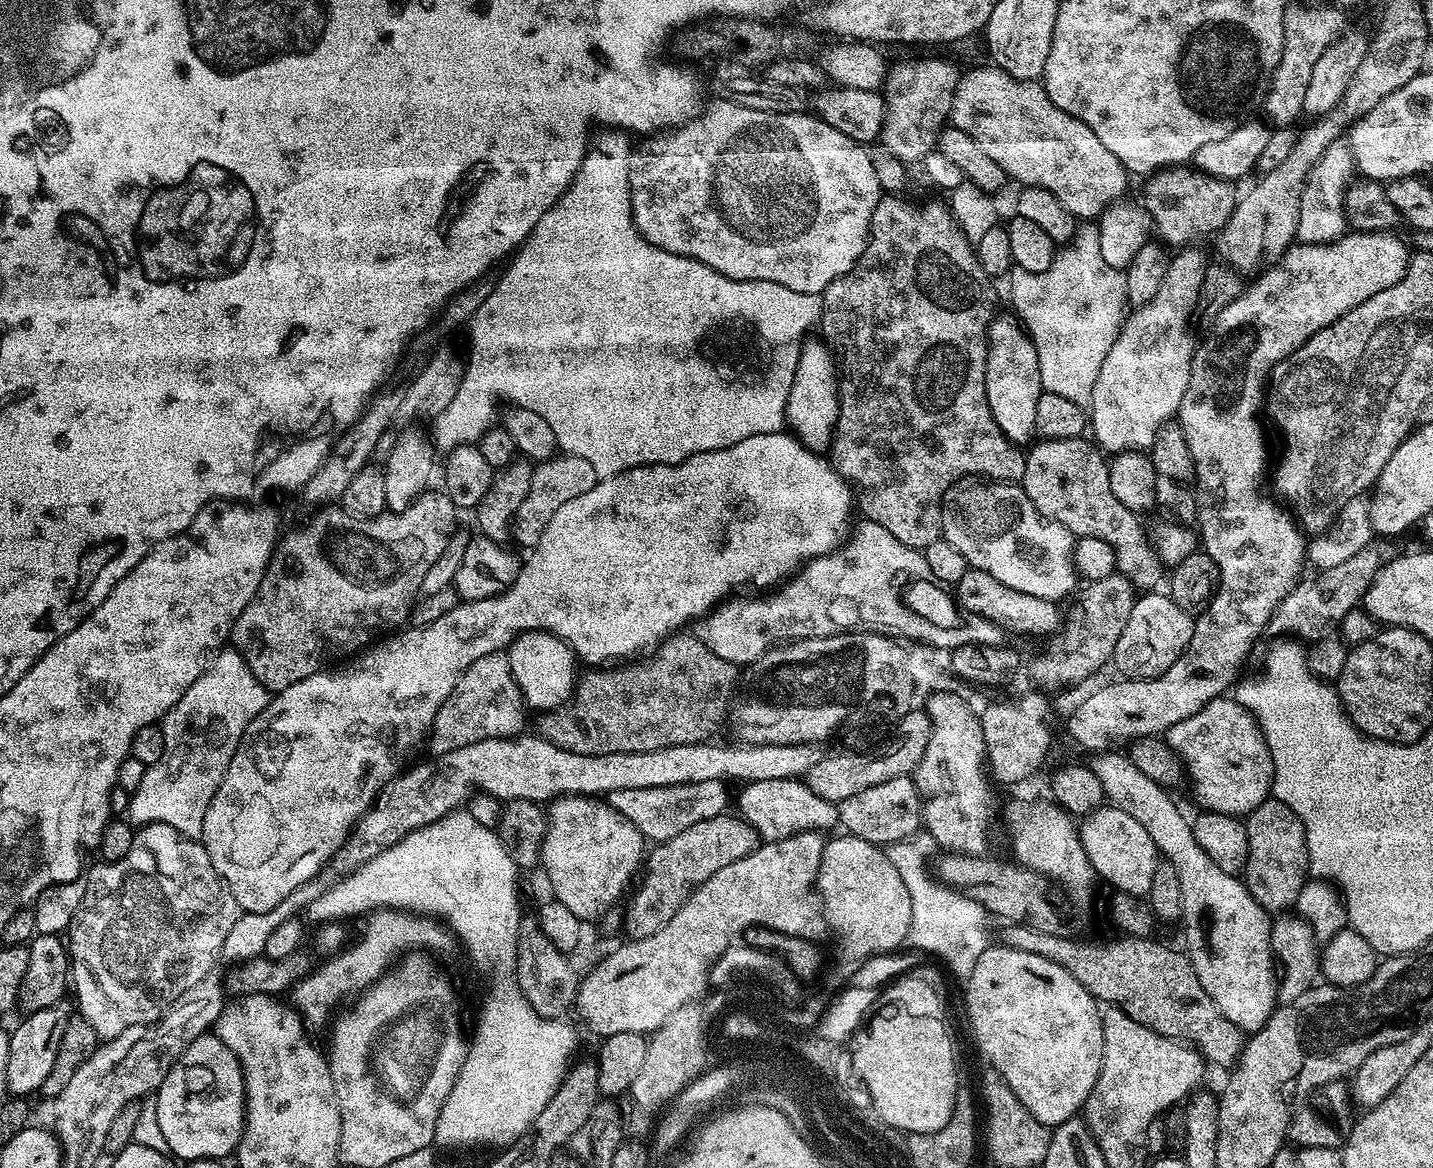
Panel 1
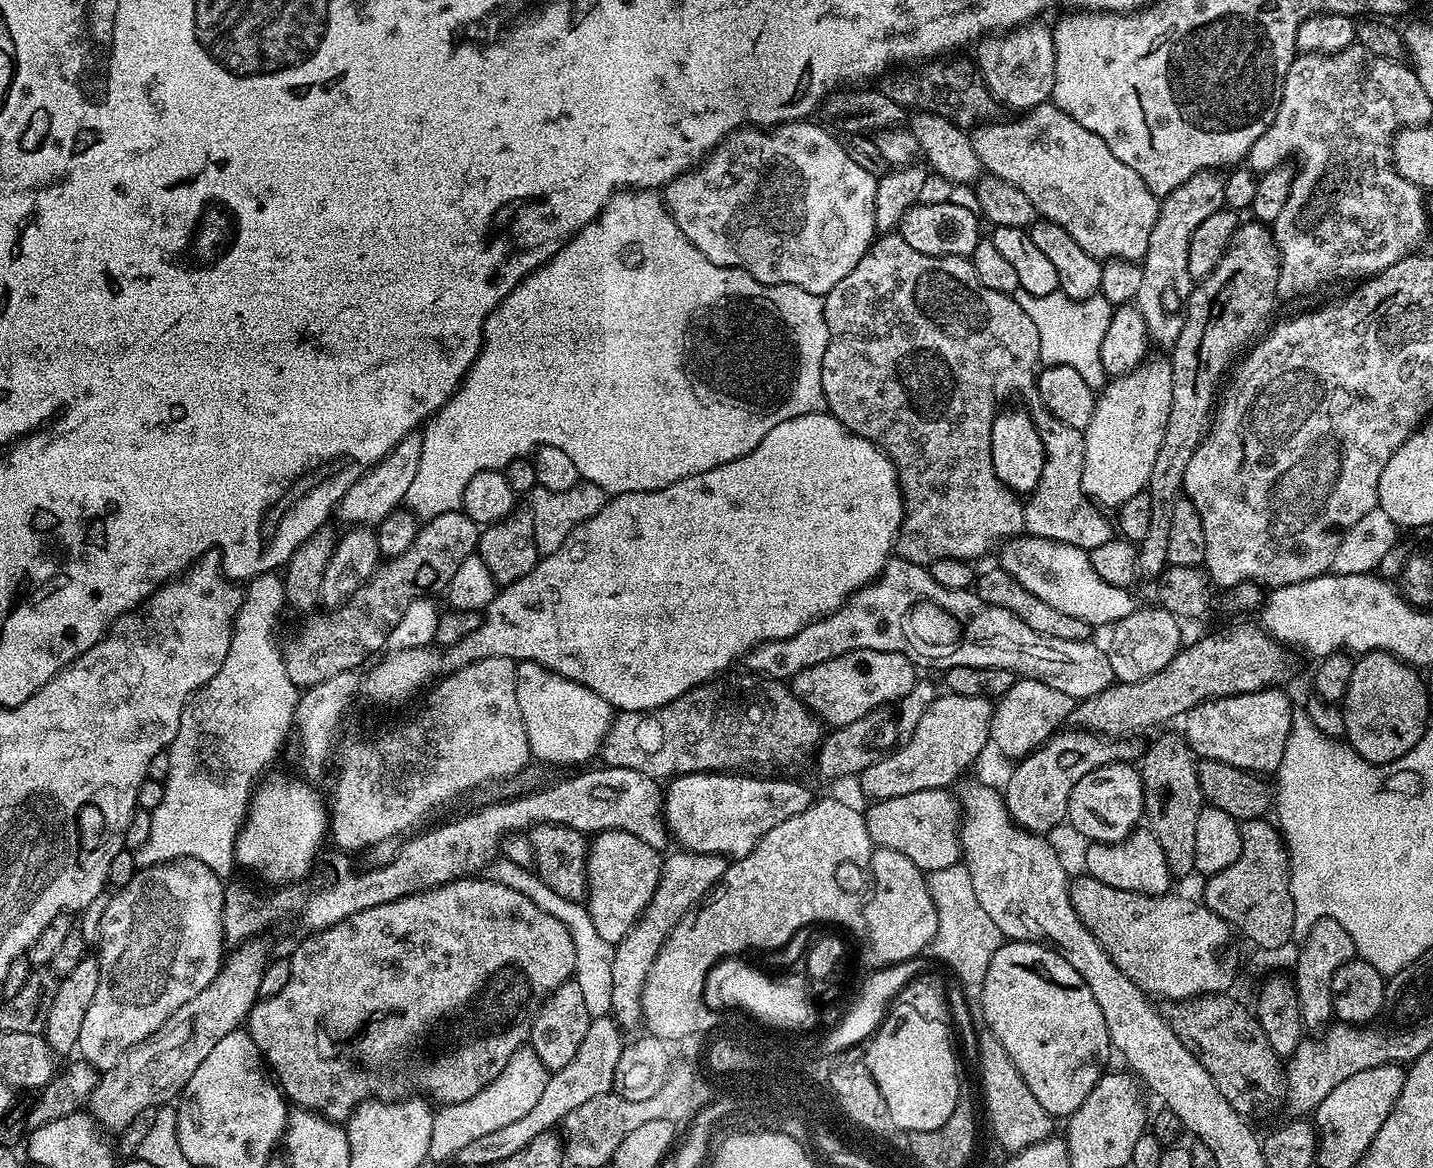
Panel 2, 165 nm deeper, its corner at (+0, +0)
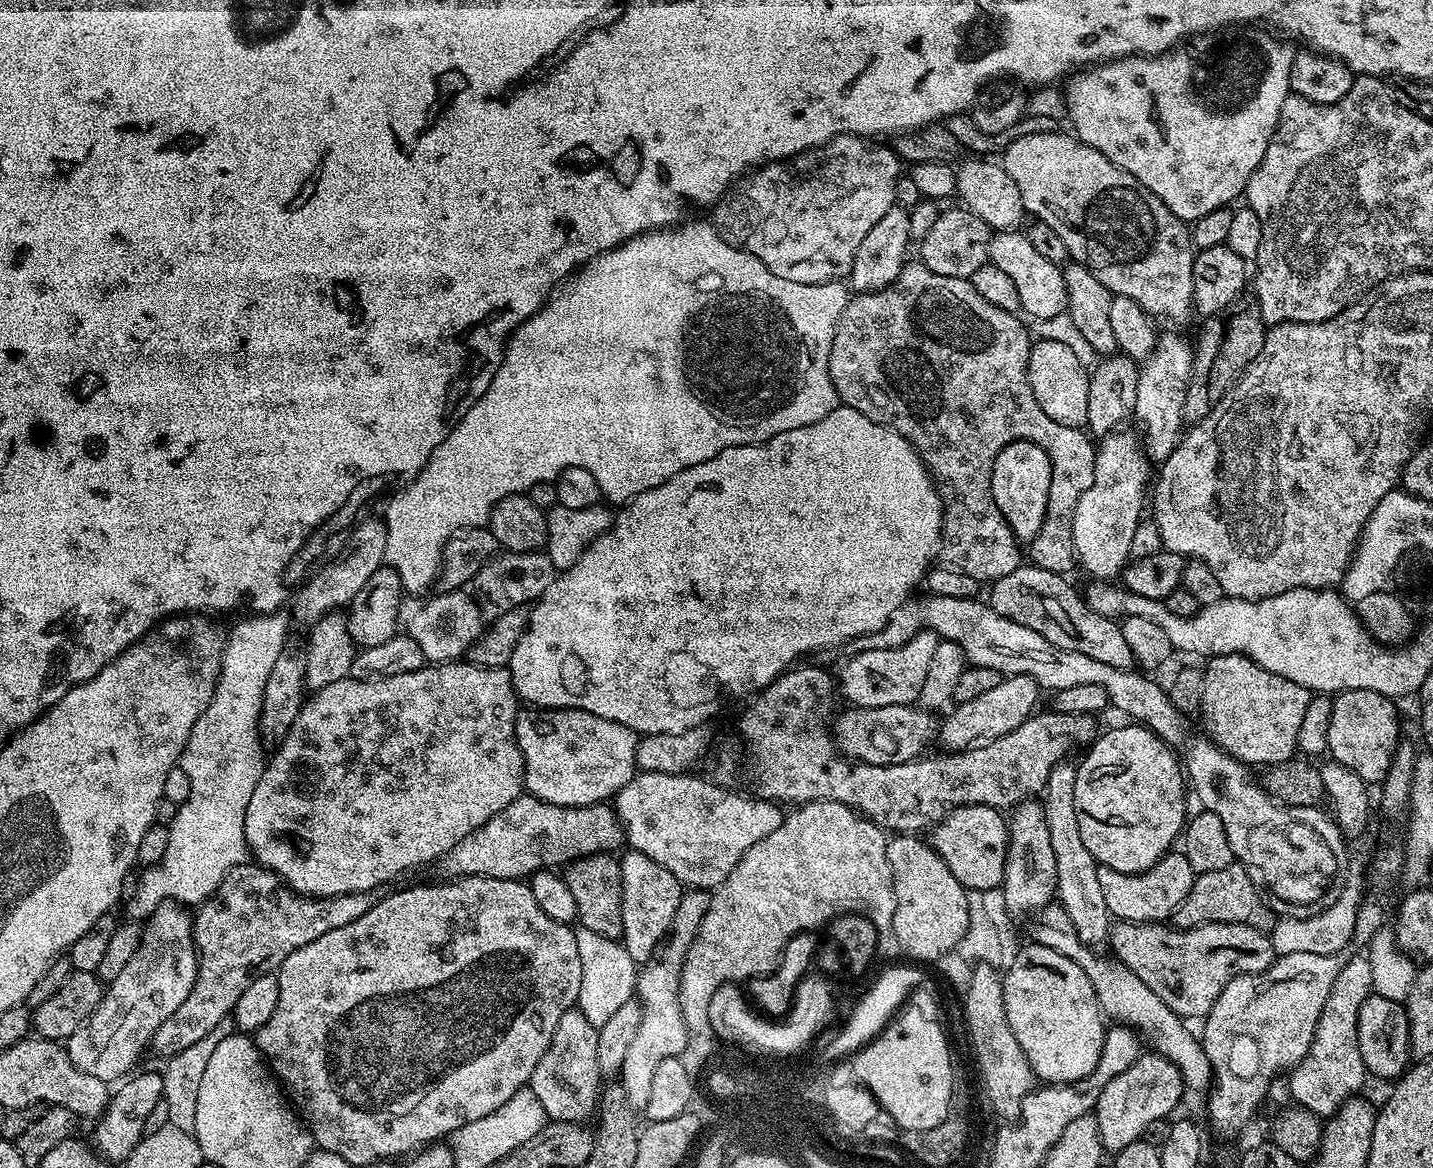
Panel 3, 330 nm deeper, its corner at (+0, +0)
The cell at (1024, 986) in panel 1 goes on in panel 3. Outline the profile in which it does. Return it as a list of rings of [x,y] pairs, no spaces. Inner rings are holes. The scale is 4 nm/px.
[[[1035,942],[1028,945],[1012,960],[1012,965],[1002,976],[1004,982],[1004,1005],[1006,1022],[1018,1038],[1018,1046],[1026,1054],[1032,1067],[1033,1077],[1050,1084],[1072,1084],[1076,1080],[1085,1080],[1096,1071],[1100,1055],[1104,1049],[1106,1017],[1100,1011],[1100,1003],[1090,986],[1090,978],[1070,958],[1058,954],[1056,948],[1047,948]]]

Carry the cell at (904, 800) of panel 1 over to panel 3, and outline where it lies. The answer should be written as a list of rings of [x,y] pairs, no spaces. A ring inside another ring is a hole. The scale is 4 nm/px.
[[[964,804],[954,808],[930,832],[932,848],[950,866],[950,874],[963,888],[987,894],[1004,883],[1004,867],[1008,853],[1008,820],[999,808],[981,804]]]

